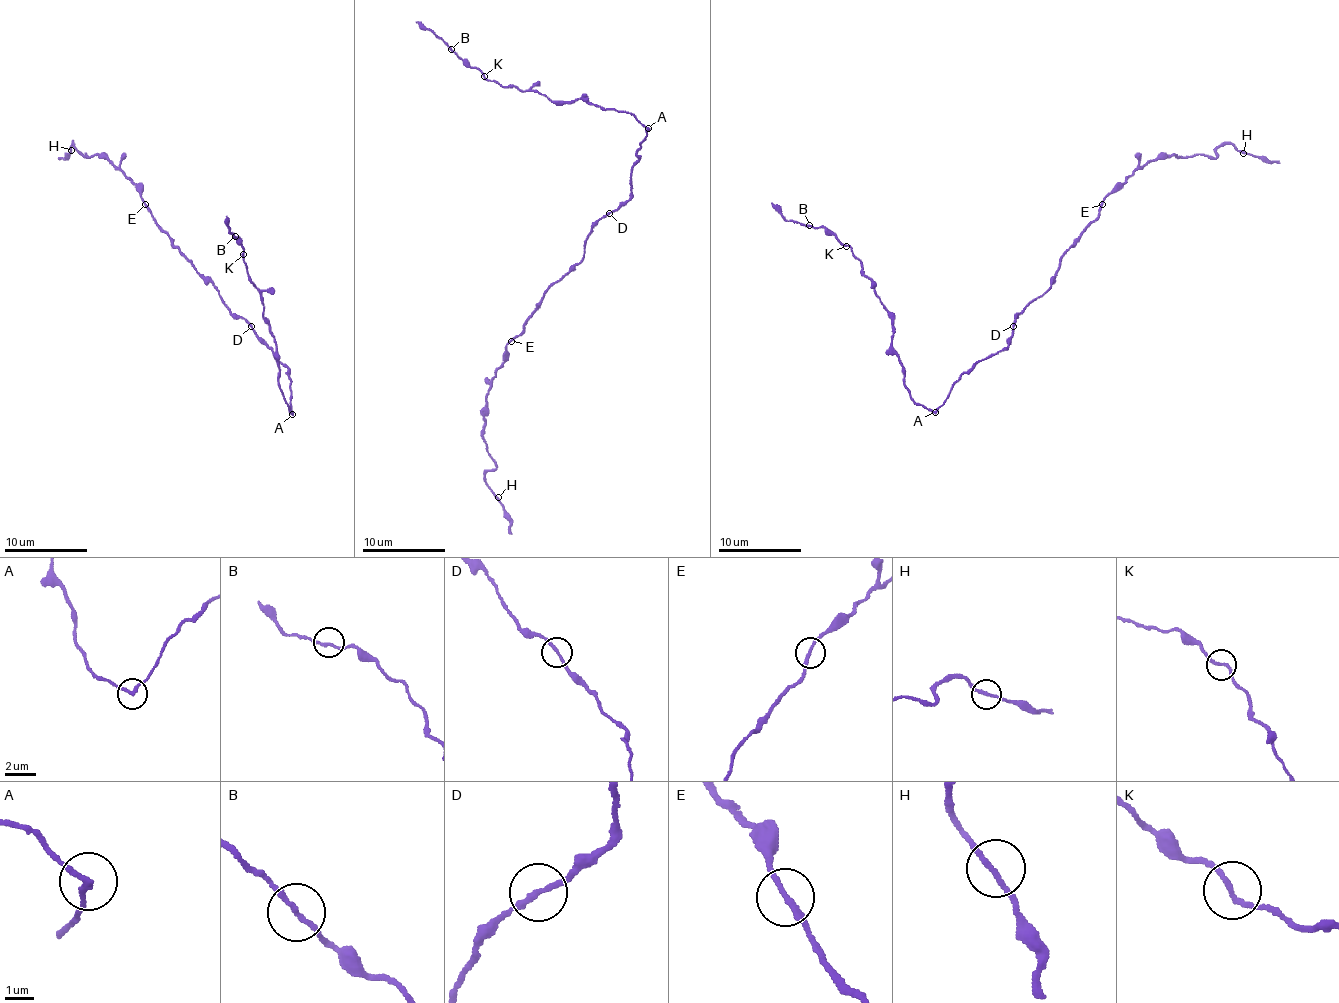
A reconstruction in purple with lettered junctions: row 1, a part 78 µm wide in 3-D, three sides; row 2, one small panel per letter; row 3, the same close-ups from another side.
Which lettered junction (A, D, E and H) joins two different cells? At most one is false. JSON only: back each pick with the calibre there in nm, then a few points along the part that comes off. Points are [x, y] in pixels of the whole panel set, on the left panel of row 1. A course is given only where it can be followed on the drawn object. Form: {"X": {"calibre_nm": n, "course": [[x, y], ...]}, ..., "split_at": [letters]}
{"A": {"calibre_nm": 180, "course": [[292, 415], [279, 387], [261, 294], [238, 237], [229, 232], [227, 215]]}, "split_at": ["A"]}

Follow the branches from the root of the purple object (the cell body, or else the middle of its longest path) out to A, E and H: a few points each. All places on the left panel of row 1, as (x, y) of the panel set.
A: (251, 328), (289, 370), (292, 415)
E: (251, 328), (242, 318), (230, 313), (213, 283), (161, 232), (145, 204)
H: (251, 328), (230, 313), (213, 283), (161, 232), (121, 170), (101, 156), (85, 157), (71, 142), (71, 150)

